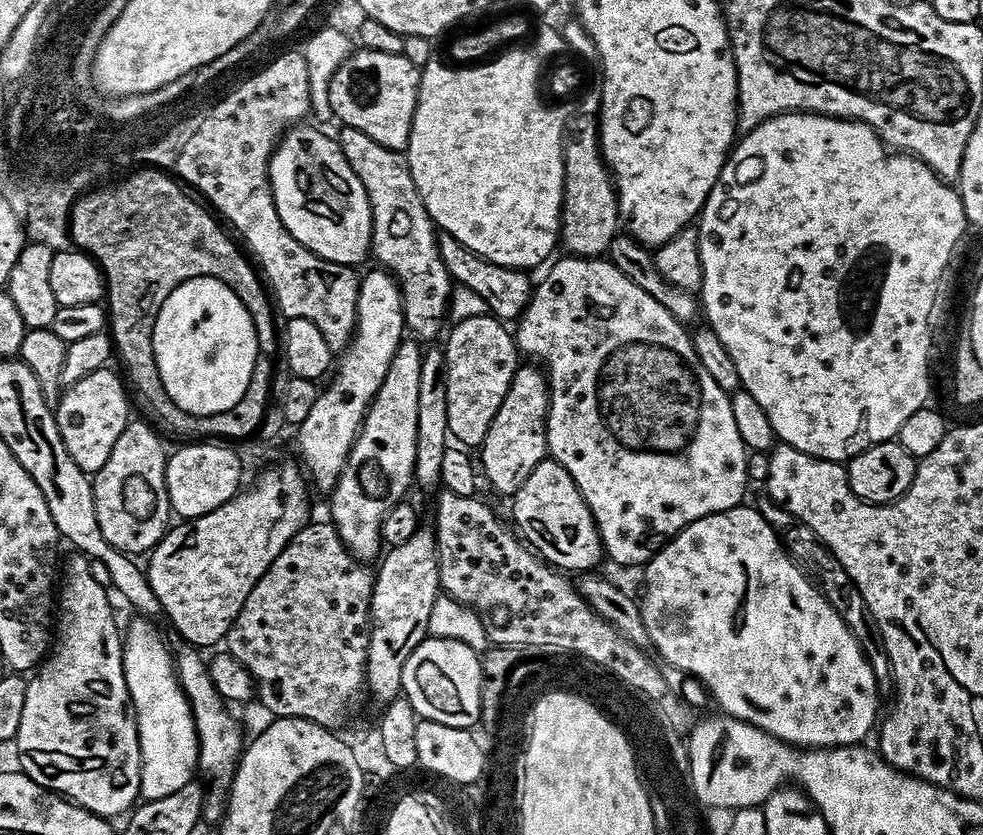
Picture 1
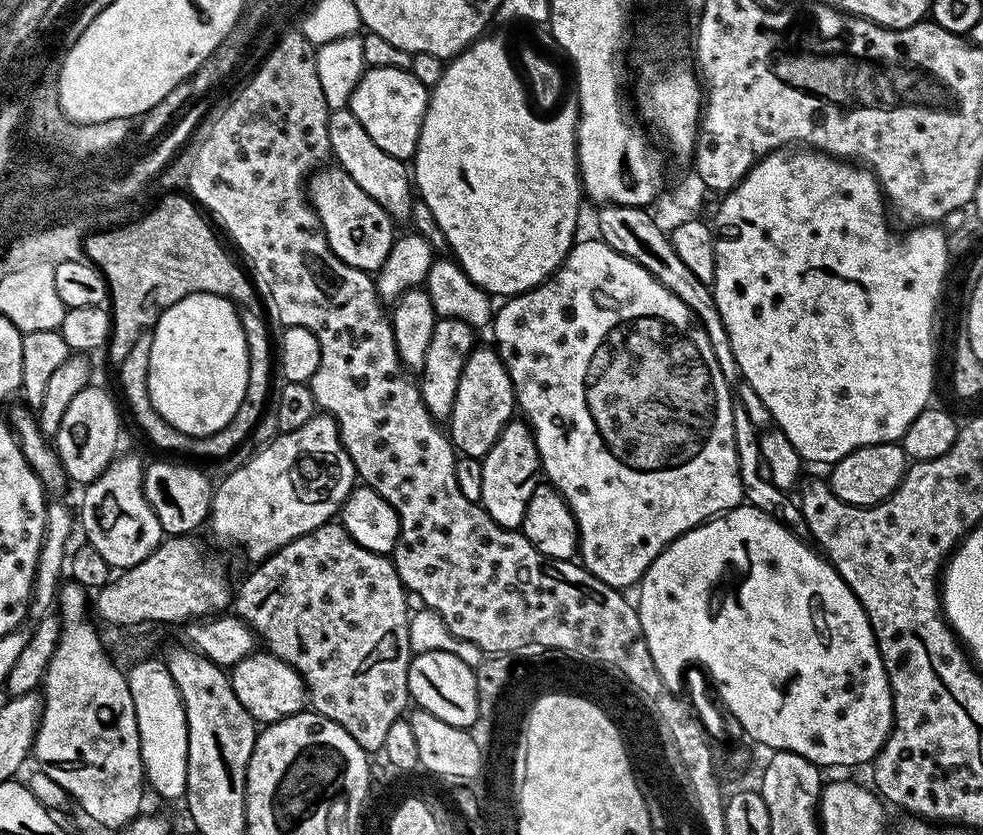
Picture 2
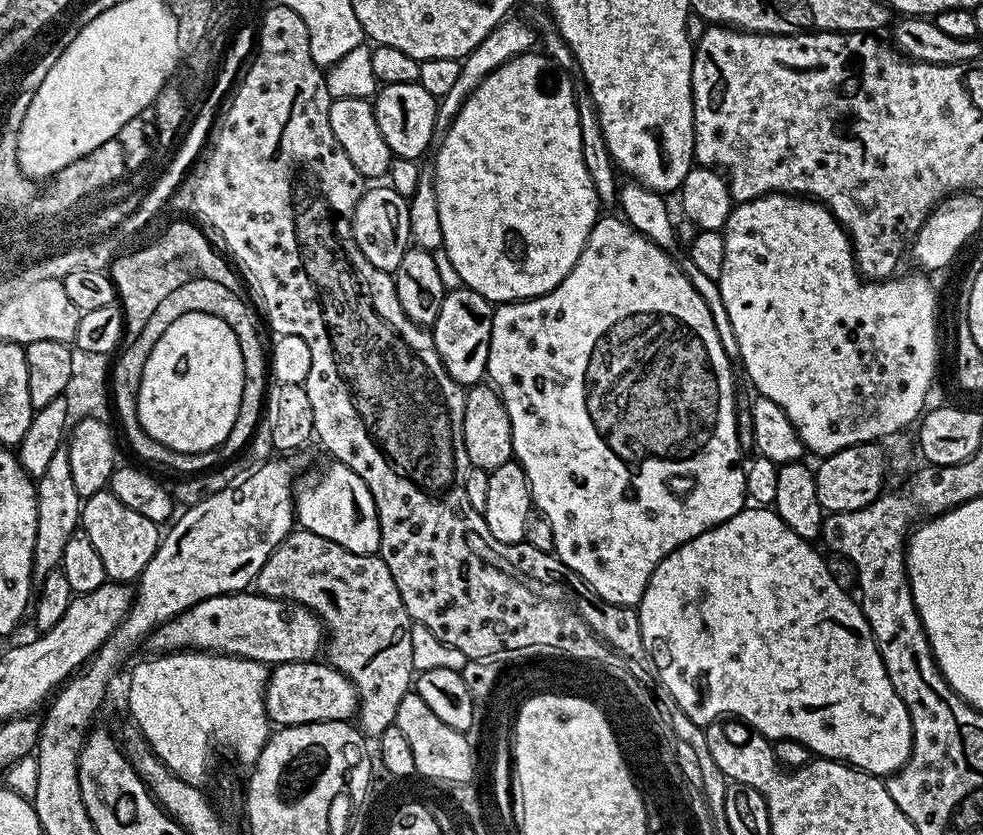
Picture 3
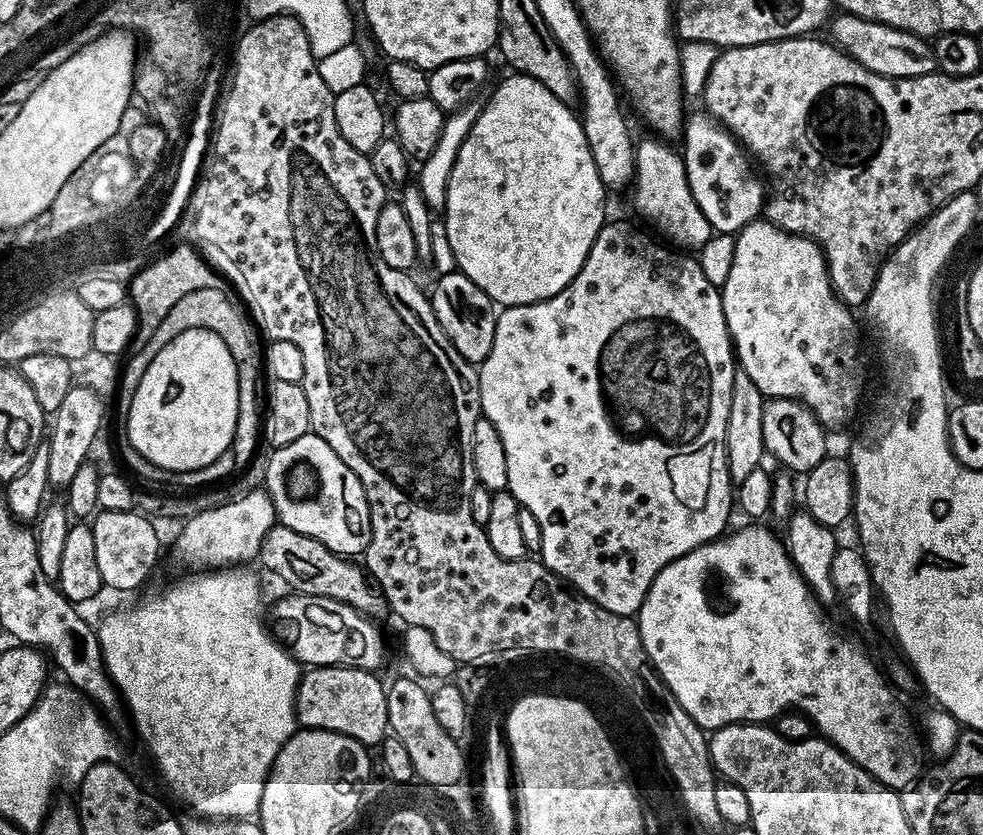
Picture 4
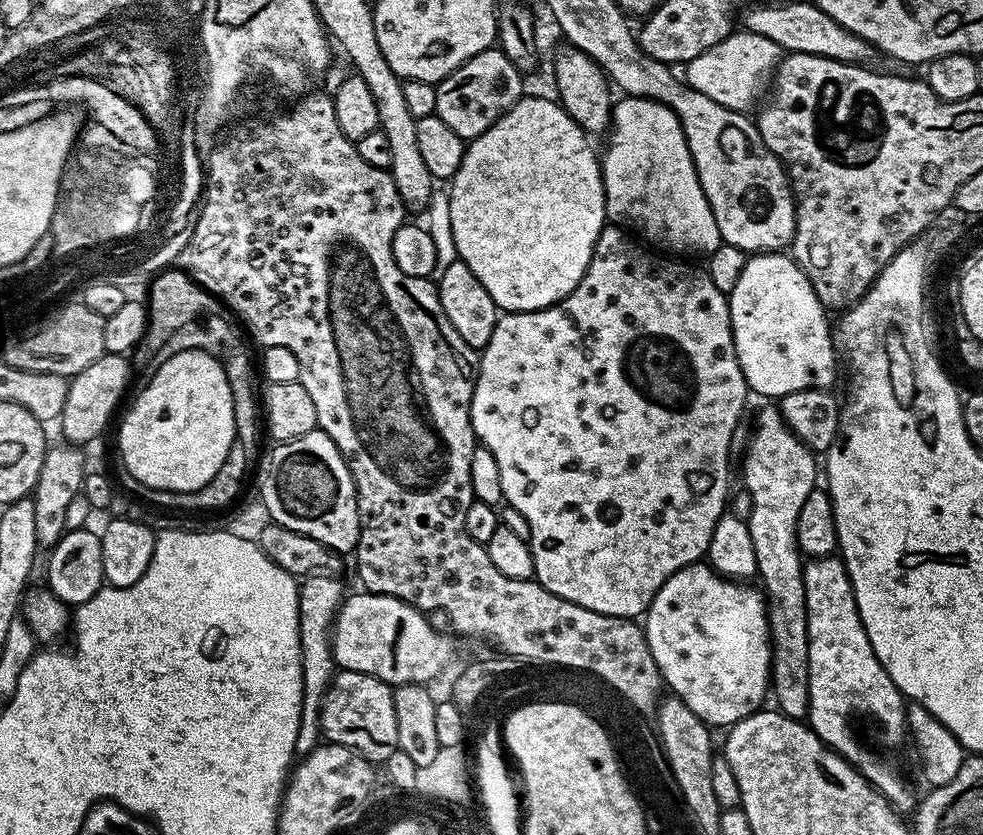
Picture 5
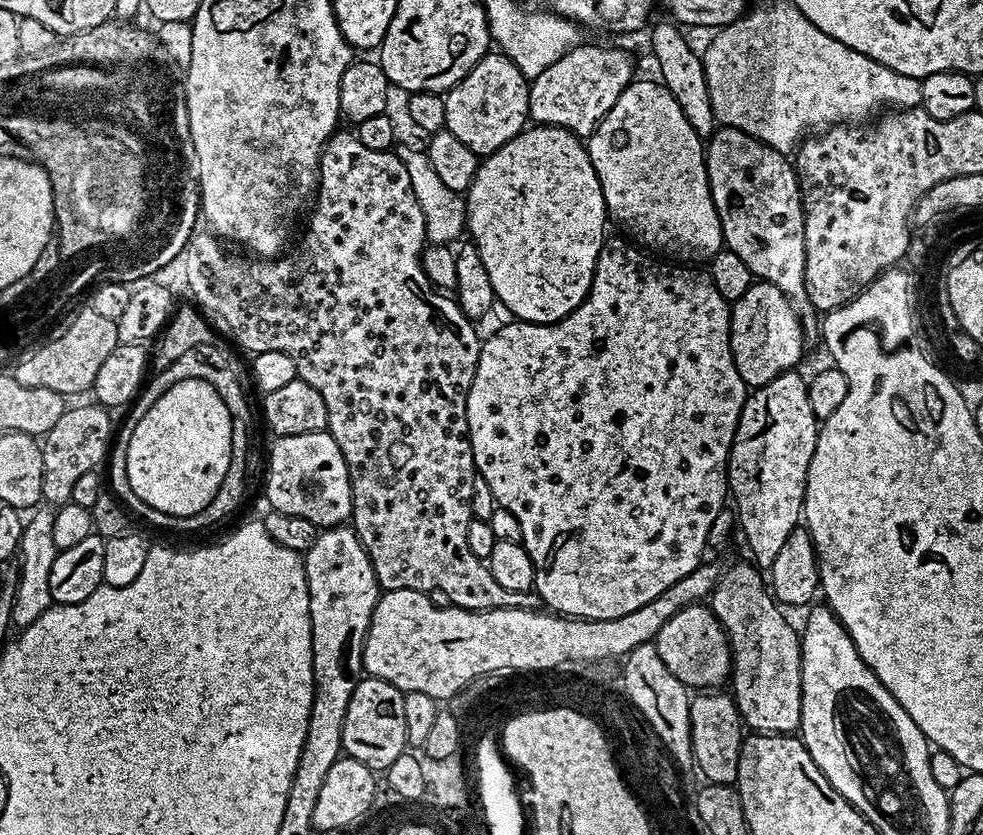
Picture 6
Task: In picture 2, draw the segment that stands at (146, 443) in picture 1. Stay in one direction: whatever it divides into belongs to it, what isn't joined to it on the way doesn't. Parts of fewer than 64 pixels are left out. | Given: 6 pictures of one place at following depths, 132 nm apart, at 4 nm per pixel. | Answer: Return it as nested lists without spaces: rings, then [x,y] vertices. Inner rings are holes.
[[[120,454],[93,484],[83,489],[80,512],[78,508],[78,524],[84,527],[83,539],[106,558],[113,570],[138,566],[166,536],[144,493],[144,469],[145,465],[134,457]]]

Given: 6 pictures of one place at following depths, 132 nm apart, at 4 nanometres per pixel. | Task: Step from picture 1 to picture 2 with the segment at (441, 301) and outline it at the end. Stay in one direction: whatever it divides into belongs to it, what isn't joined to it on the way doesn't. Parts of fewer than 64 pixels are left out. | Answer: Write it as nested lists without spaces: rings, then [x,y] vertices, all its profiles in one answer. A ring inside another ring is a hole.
[[[349,107],[329,111],[326,134],[330,134],[331,159],[340,169],[346,174],[350,174],[350,178],[354,178],[354,182],[358,182],[358,186],[362,186],[362,190],[366,190],[366,194],[370,194],[370,198],[374,198],[374,202],[378,202],[380,208],[392,216],[393,221],[407,221],[414,201],[414,180],[410,175],[409,165],[403,160],[386,154],[386,150],[382,150],[382,146],[378,146],[378,142],[374,142],[374,138],[370,138],[370,134],[366,134],[362,122],[358,122],[358,118],[354,118],[352,109]]]

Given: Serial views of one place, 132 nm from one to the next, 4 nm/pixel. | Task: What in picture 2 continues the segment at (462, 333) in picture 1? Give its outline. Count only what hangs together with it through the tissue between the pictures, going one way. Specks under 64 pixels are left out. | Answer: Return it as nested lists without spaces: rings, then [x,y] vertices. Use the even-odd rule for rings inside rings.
[[[492,346],[473,348],[462,370],[458,394],[454,400],[454,410],[446,424],[446,431],[453,448],[460,456],[483,458],[490,450],[490,446],[498,442],[498,436],[502,434],[508,421],[513,419],[516,407],[516,393],[512,390],[512,379],[502,362],[500,353]]]

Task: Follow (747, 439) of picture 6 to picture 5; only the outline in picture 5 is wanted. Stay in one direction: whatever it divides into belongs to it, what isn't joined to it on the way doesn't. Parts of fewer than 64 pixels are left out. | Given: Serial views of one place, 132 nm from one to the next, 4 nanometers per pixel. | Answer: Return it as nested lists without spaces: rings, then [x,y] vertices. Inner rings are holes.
[[[776,406],[764,408],[757,414],[756,429],[751,429],[742,455],[742,488],[748,492],[752,503],[752,512],[746,523],[750,538],[754,538],[754,558],[758,558],[758,584],[768,606],[768,633],[772,641],[772,698],[775,698],[775,707],[784,716],[802,720],[808,715],[810,642],[806,622],[805,561],[800,547],[796,545],[796,527],[798,513],[806,503],[806,497],[818,484],[818,460],[789,430]]]

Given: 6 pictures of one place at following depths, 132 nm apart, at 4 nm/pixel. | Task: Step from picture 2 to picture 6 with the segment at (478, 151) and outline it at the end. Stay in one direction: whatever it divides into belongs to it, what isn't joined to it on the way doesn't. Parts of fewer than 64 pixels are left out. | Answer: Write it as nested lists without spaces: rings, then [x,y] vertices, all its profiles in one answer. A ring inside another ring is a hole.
[[[528,126],[519,132],[510,142],[506,142],[496,152],[483,157],[479,161],[474,182],[466,193],[466,232],[471,243],[475,244],[478,254],[482,254],[482,262],[486,265],[486,274],[490,274],[490,286],[494,290],[497,301],[505,304],[513,312],[515,319],[530,324],[553,324],[569,316],[578,305],[588,297],[588,291],[594,278],[596,259],[602,250],[606,239],[604,232],[606,209],[602,198],[602,186],[594,174],[594,166],[588,157],[587,147],[581,137],[575,136],[564,128],[550,128],[547,126]]]

